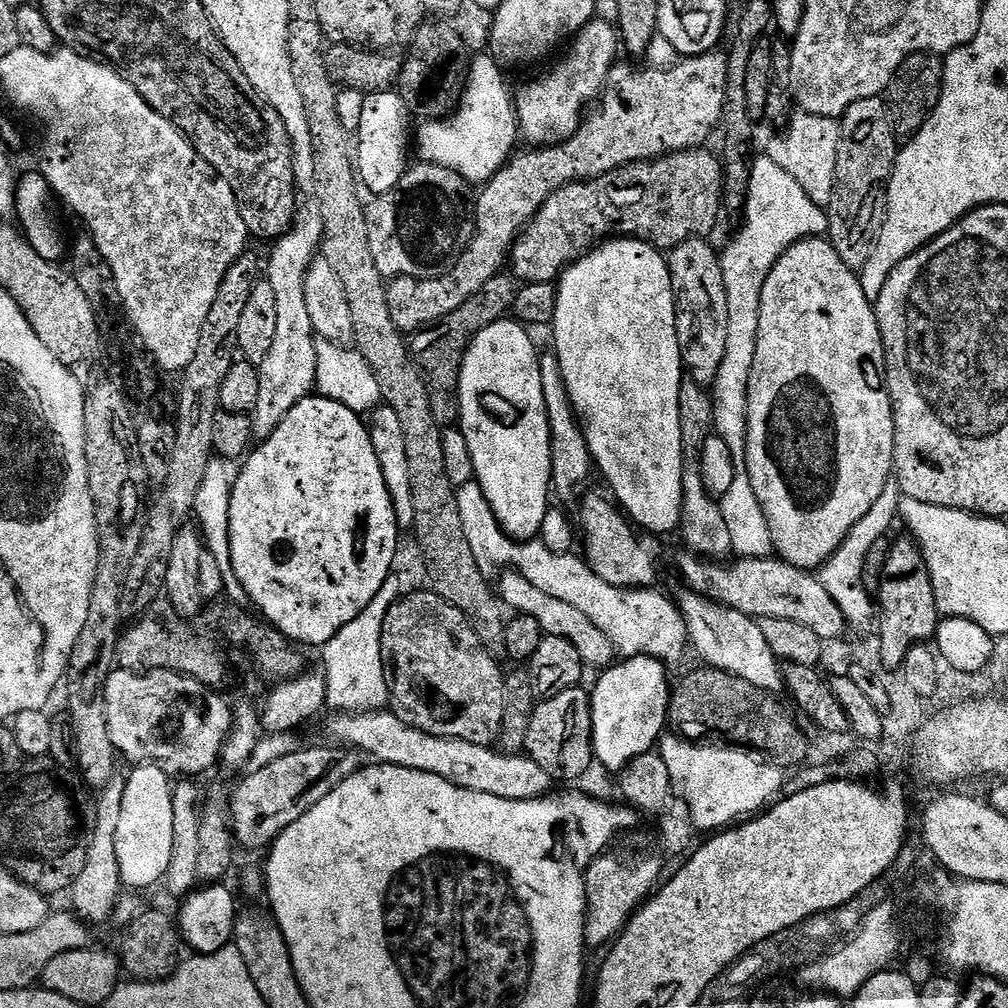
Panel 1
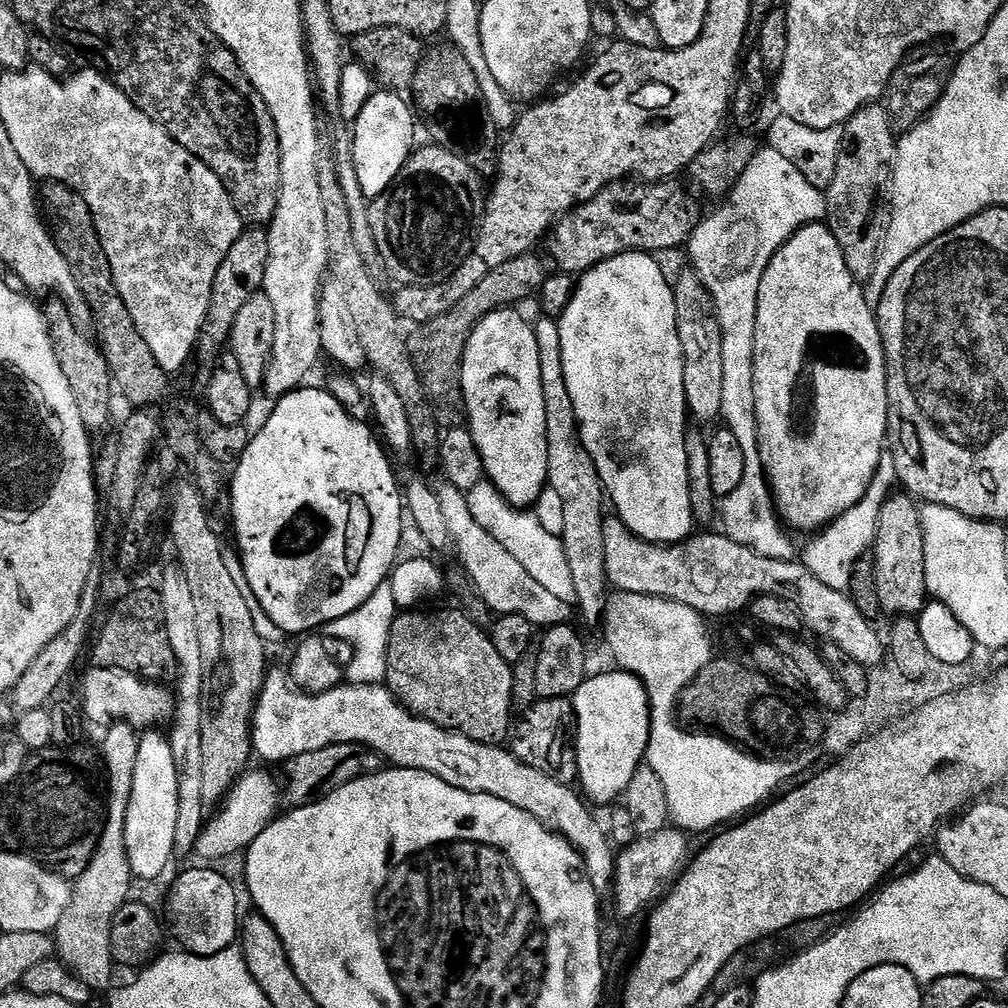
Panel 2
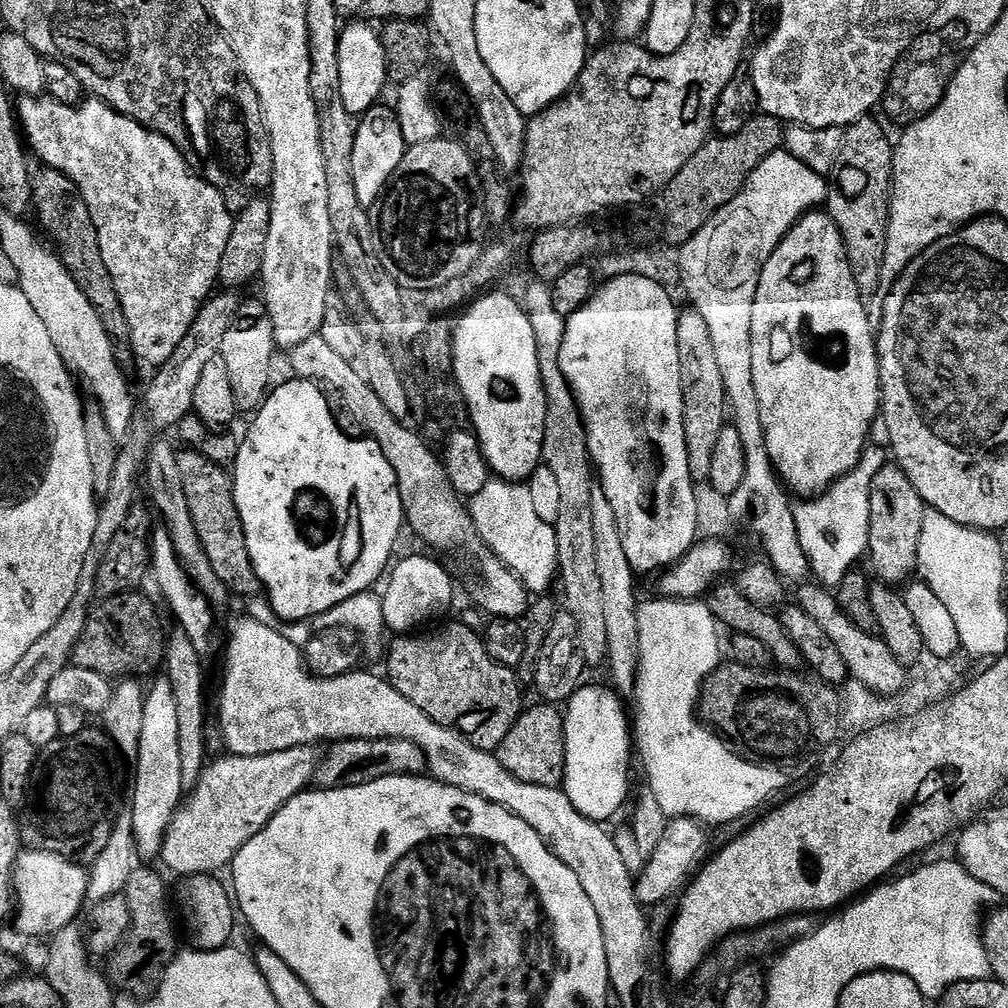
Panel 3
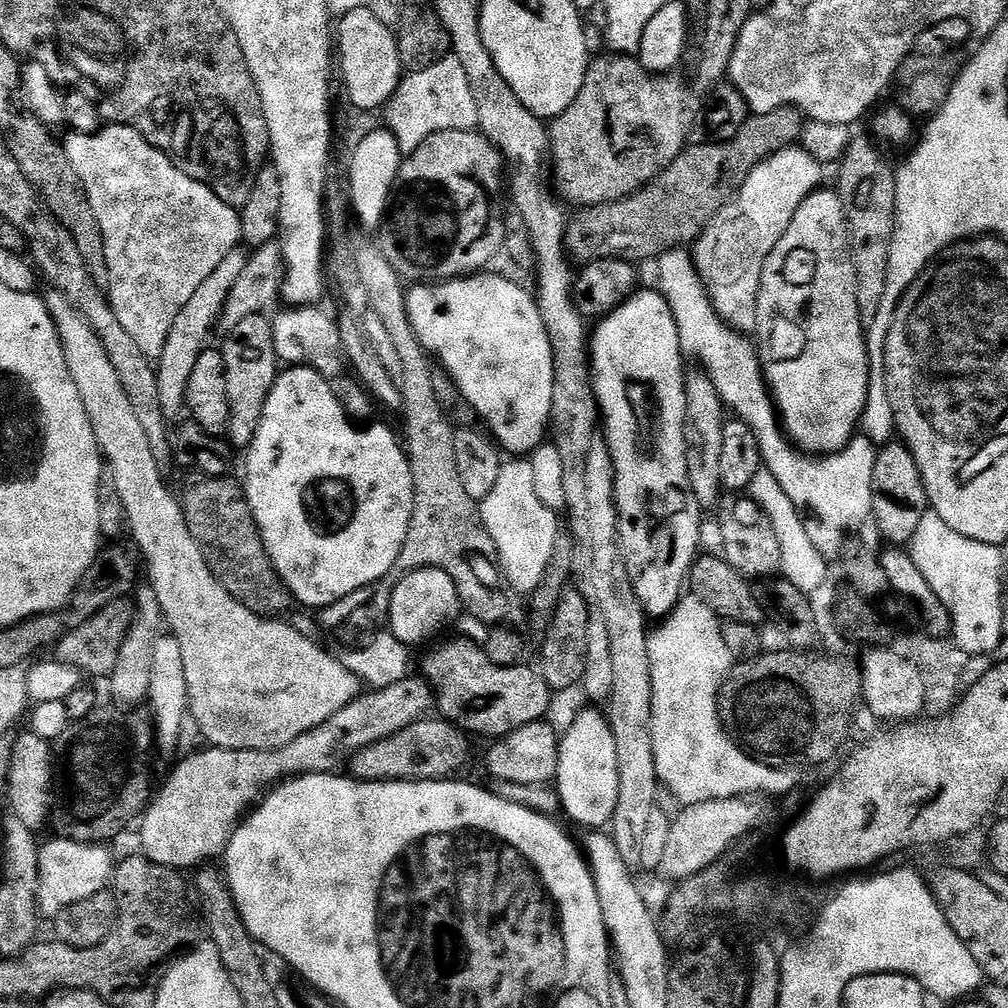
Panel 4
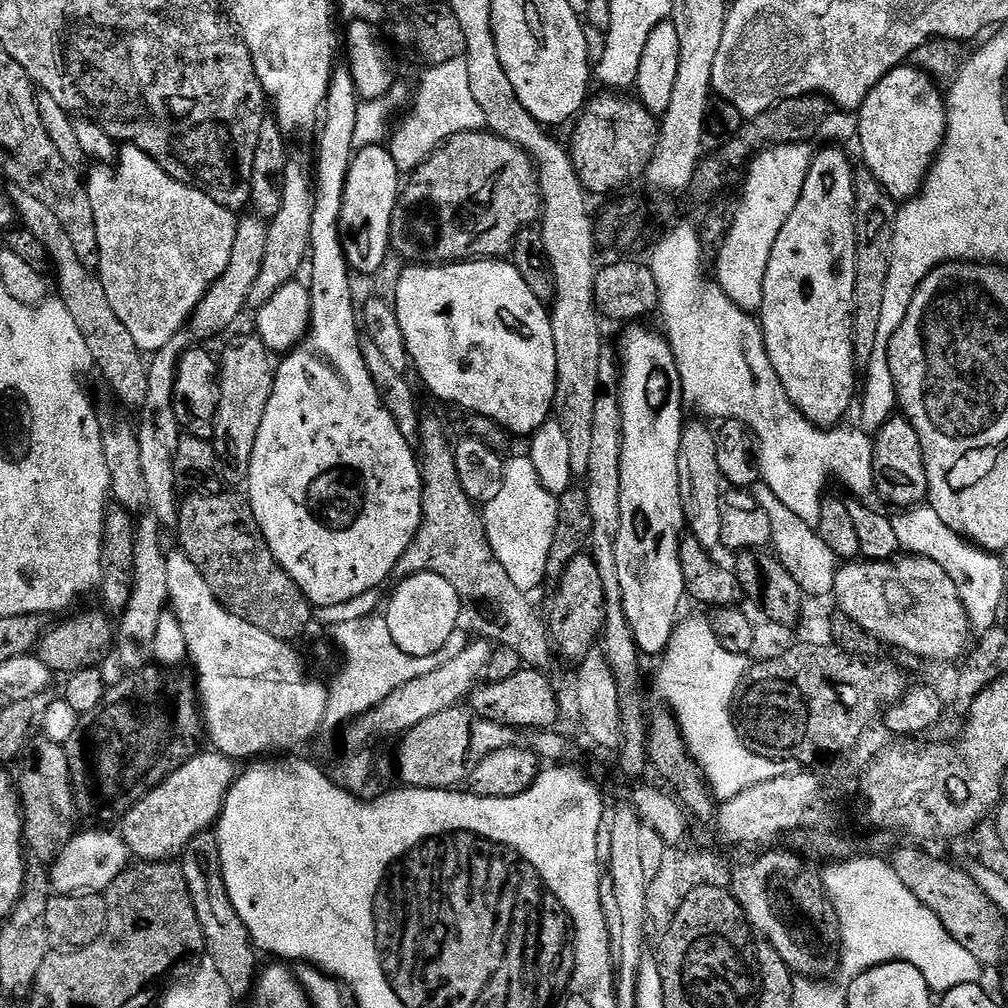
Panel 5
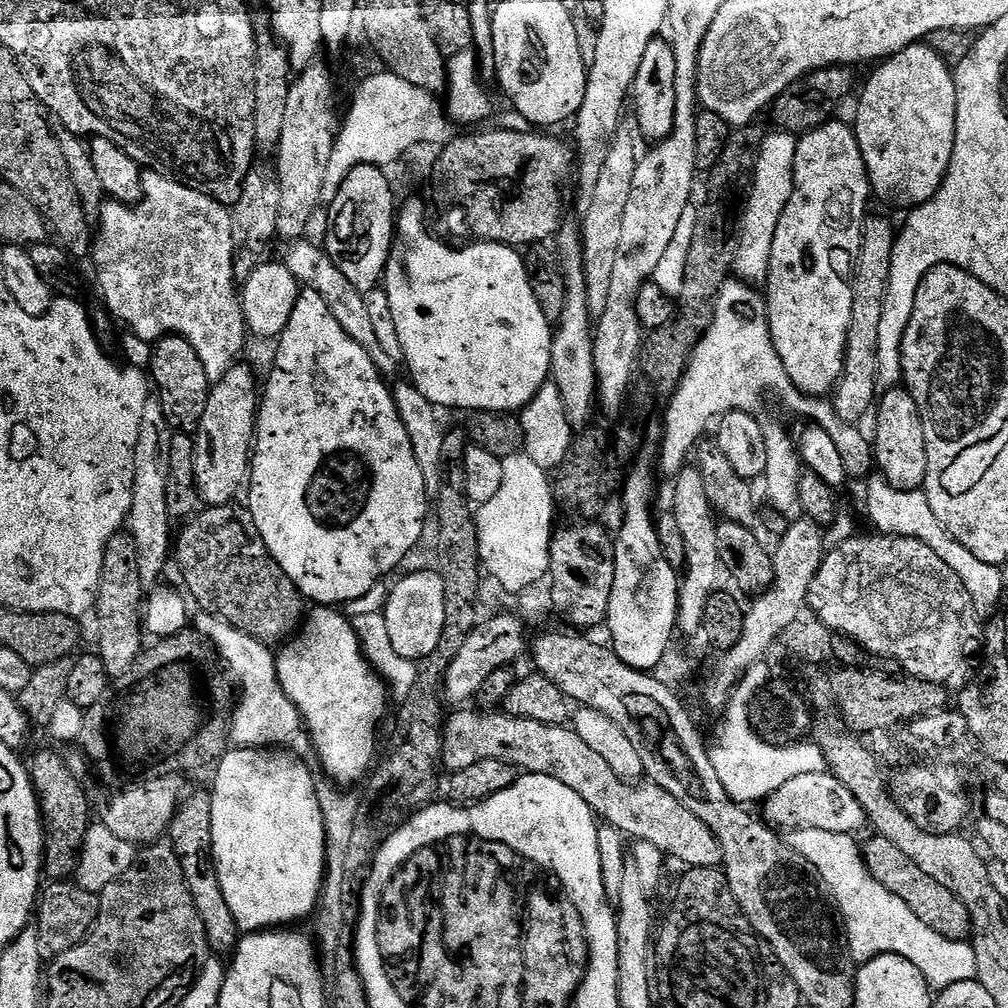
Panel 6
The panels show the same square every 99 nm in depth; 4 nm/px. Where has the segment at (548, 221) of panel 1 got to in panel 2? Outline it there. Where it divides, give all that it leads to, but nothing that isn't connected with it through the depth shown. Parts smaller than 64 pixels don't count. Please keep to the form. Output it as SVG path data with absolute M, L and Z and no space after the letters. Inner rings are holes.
M617 182L603 188L585 204L579 204L556 221L547 241L551 263L556 264L561 273L573 278L588 272L595 264L621 256L623 252L646 252L655 254L671 248L683 249L692 237L692 231L702 219L702 211L692 201L692 196L680 182Z

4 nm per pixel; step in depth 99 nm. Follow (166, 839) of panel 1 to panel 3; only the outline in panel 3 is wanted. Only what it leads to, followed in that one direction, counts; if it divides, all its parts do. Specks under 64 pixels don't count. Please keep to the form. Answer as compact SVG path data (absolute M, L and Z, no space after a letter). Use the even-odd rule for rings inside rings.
M160 678L146 692L146 715L142 718L140 753L134 762L136 789L132 792L132 817L136 850L145 861L155 861L160 855L172 815L182 803L186 789L182 782L182 753L178 750L178 702L166 678ZM181 795L181 796L180 796Z

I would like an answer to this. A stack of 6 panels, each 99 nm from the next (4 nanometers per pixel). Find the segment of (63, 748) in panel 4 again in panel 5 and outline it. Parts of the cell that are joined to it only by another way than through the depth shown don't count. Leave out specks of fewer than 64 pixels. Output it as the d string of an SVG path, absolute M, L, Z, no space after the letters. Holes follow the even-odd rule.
M159 666L128 672L125 680L105 691L104 703L80 717L78 730L74 730L73 736L63 746L70 762L76 811L83 819L85 816L88 820L97 820L100 826L112 826L112 823L123 821L124 815L145 794L201 751L200 739L203 741L206 733L198 693L195 683L180 674Z

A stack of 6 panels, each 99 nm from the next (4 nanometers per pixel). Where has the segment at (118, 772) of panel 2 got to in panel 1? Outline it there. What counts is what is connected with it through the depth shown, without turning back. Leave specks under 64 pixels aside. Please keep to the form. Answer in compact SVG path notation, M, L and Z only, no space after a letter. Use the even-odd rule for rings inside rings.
M115 774L105 788L99 789L96 801L96 821L94 834L90 842L90 850L86 854L86 866L82 874L78 874L76 883L70 889L72 896L71 911L85 922L104 920L116 911L116 904L122 895L120 871L118 870L118 849L115 848L118 818L122 814L122 794L126 794L126 779L123 775Z

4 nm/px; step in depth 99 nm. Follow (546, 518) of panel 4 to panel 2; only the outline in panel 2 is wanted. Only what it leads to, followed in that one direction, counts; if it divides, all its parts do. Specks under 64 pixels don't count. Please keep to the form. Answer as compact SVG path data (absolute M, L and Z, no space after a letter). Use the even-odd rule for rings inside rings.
M487 478L466 495L470 514L474 514L474 522L478 522L478 526L482 526L490 538L502 542L502 546L510 550L510 554L514 554L522 566L526 566L534 582L546 586L546 590L551 590L555 596L562 598L562 602L571 605L576 598L574 577L570 574L570 562L566 562L563 539L548 533L542 522L538 522L535 511L513 506Z

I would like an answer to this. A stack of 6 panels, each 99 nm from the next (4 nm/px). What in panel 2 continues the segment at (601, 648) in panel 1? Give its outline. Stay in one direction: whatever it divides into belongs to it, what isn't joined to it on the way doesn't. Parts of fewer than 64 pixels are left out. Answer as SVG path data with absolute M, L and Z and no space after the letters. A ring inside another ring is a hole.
M412 480L406 484L406 512L416 523L418 531L432 548L440 552L453 552L460 559L464 572L470 583L476 587L475 595L483 600L489 613L509 616L518 614L526 618L537 629L547 630L559 624L569 623L570 605L562 602L546 586L534 582L534 578L526 571L526 566L510 554L495 538L490 538L478 522L474 522L474 514L470 514L468 497L447 482L431 484L428 480Z

